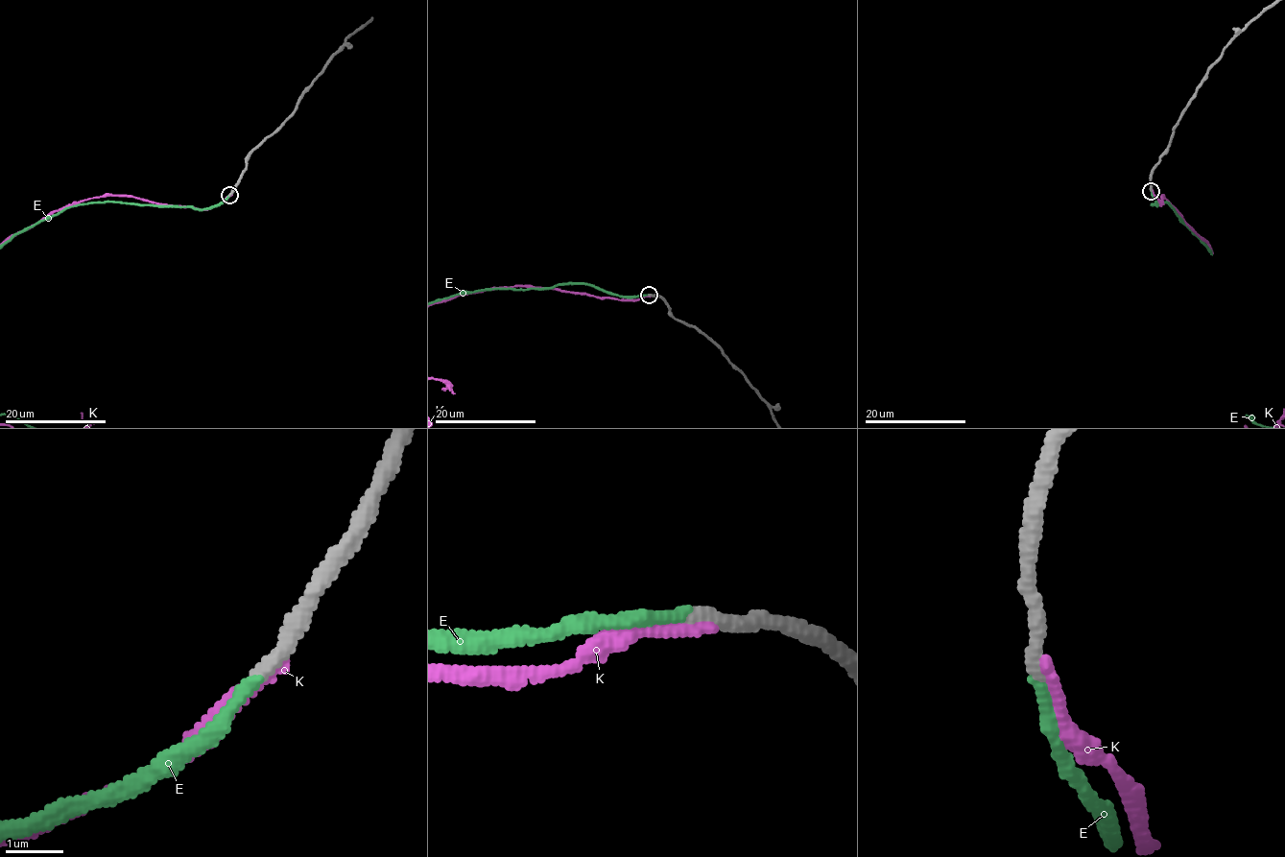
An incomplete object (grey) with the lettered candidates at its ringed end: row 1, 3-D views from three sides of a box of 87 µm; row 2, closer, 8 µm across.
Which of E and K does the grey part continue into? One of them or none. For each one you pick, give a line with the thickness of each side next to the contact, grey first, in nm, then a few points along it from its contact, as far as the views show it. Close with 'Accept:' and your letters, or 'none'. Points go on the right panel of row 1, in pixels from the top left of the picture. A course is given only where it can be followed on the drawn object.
E: Thickness 280 nm (grey) against 220 nm
Accept: E

